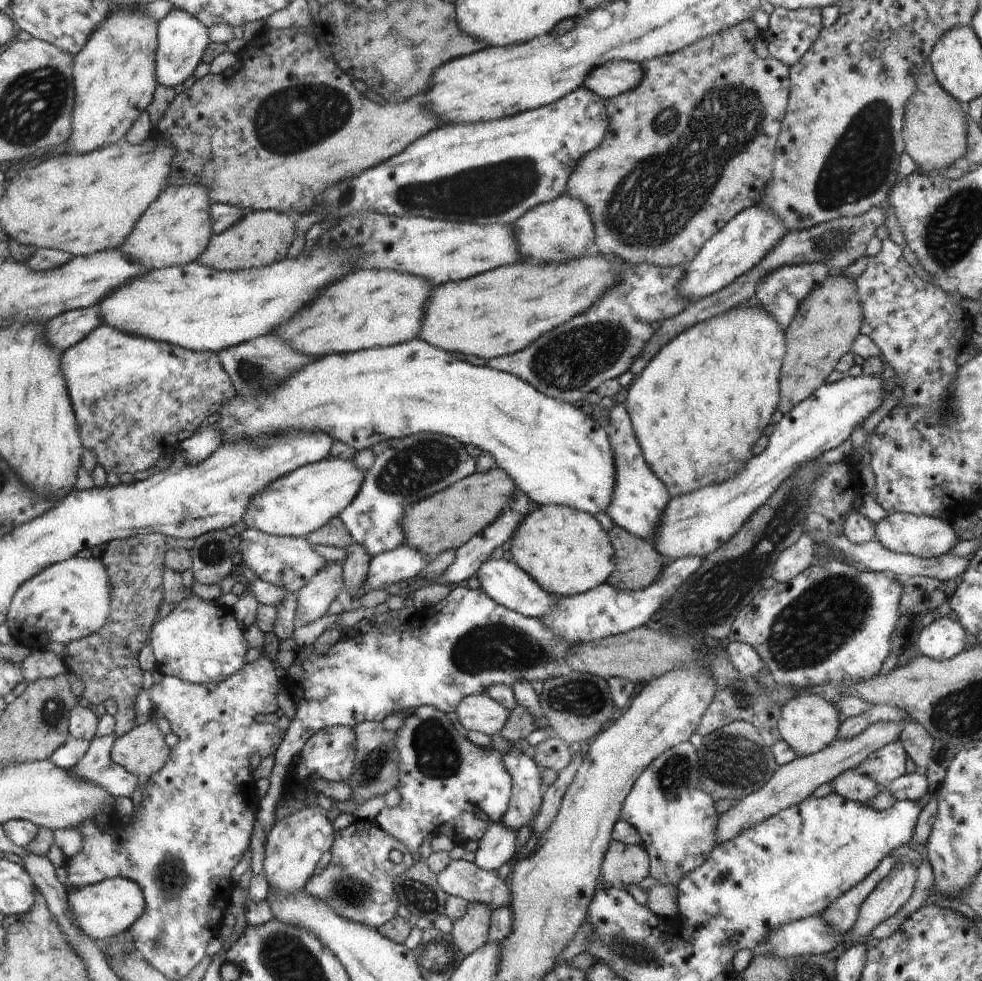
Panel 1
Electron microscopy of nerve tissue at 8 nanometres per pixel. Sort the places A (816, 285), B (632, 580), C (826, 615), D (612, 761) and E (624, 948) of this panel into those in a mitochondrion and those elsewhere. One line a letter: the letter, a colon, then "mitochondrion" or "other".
A: other
B: other
C: mitochondrion
D: other
E: mitochondrion

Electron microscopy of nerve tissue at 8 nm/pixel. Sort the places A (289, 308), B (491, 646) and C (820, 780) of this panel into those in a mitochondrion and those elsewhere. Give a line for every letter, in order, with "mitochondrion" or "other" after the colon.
A: other
B: mitochondrion
C: other

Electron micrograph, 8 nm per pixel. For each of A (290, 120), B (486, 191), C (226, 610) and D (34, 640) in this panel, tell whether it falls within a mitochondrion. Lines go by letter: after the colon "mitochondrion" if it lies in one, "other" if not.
A: mitochondrion
B: mitochondrion
C: other
D: other

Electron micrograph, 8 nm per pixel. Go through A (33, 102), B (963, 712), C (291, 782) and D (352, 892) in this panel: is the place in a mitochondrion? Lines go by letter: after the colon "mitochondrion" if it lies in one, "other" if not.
A: mitochondrion
B: mitochondrion
C: other
D: mitochondrion

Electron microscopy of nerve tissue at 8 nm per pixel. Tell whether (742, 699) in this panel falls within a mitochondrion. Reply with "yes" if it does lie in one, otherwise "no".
yes

